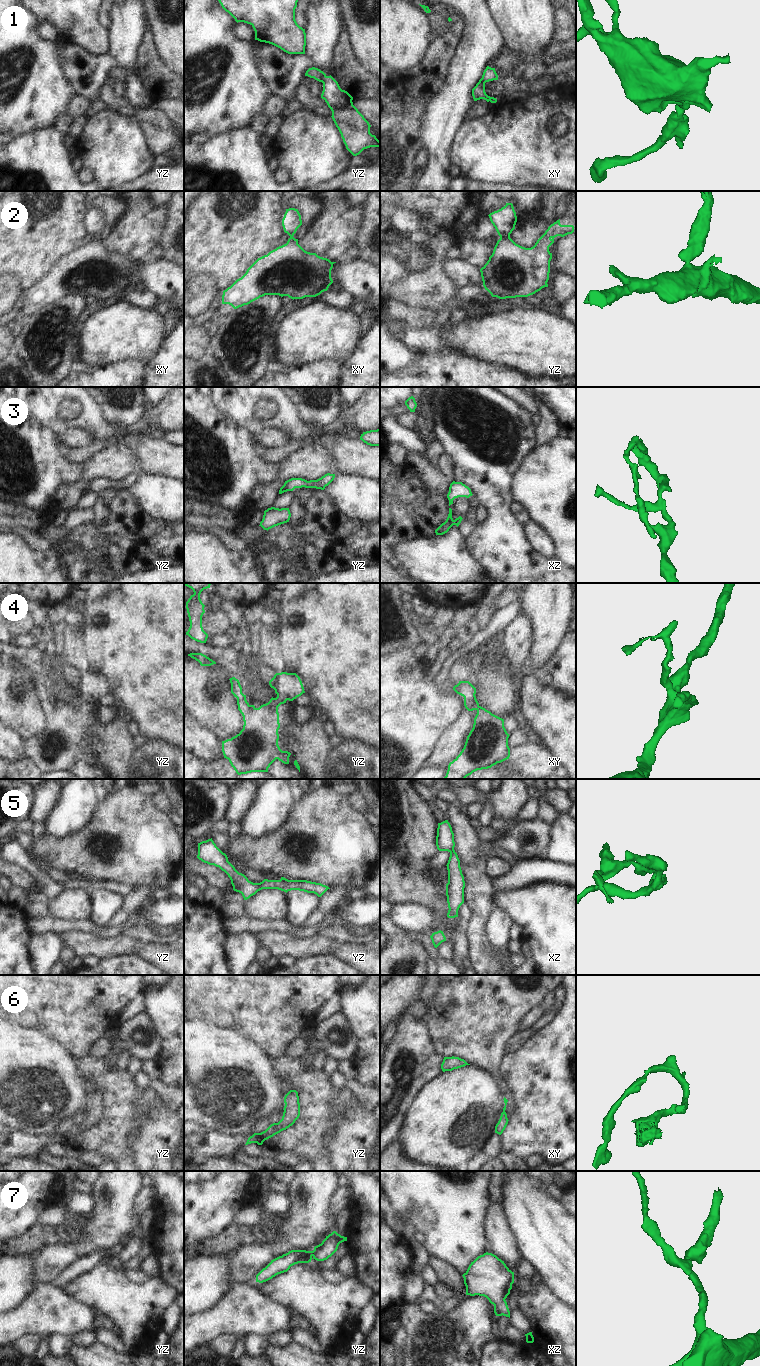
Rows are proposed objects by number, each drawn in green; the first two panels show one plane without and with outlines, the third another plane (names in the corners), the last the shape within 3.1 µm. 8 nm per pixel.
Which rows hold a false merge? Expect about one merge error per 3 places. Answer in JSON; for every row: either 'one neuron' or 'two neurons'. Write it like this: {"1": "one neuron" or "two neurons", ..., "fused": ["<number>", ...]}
{"1": "one neuron", "2": "two neurons", "3": "one neuron", "4": "one neuron", "5": "one neuron", "6": "one neuron", "7": "one neuron", "fused": ["2"]}

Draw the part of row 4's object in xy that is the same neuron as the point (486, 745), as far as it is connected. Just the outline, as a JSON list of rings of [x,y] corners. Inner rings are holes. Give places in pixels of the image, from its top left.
[[[459,681],[453,690],[464,697],[468,711],[476,710],[473,728],[464,748],[448,765],[444,779],[465,779],[473,772],[488,769],[510,757],[509,734],[504,719],[481,707],[476,699],[476,688],[469,681]]]

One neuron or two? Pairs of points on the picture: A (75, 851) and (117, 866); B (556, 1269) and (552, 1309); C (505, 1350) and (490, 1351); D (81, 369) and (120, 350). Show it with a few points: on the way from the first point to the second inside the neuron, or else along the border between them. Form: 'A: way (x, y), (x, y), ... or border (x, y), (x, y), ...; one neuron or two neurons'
A: way (85, 852), (92, 859), (107, 866); one neuron
B: border (540, 1281), (565, 1303); two neurons
C: way (501, 1351), (494, 1351); one neuron
D: border (82, 359), (99, 366), (114, 364); two neurons

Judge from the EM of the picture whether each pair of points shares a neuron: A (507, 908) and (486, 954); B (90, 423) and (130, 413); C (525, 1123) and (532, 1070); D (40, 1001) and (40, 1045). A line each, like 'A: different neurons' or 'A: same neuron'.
A: different neurons
B: different neurons
C: same neuron
D: different neurons

